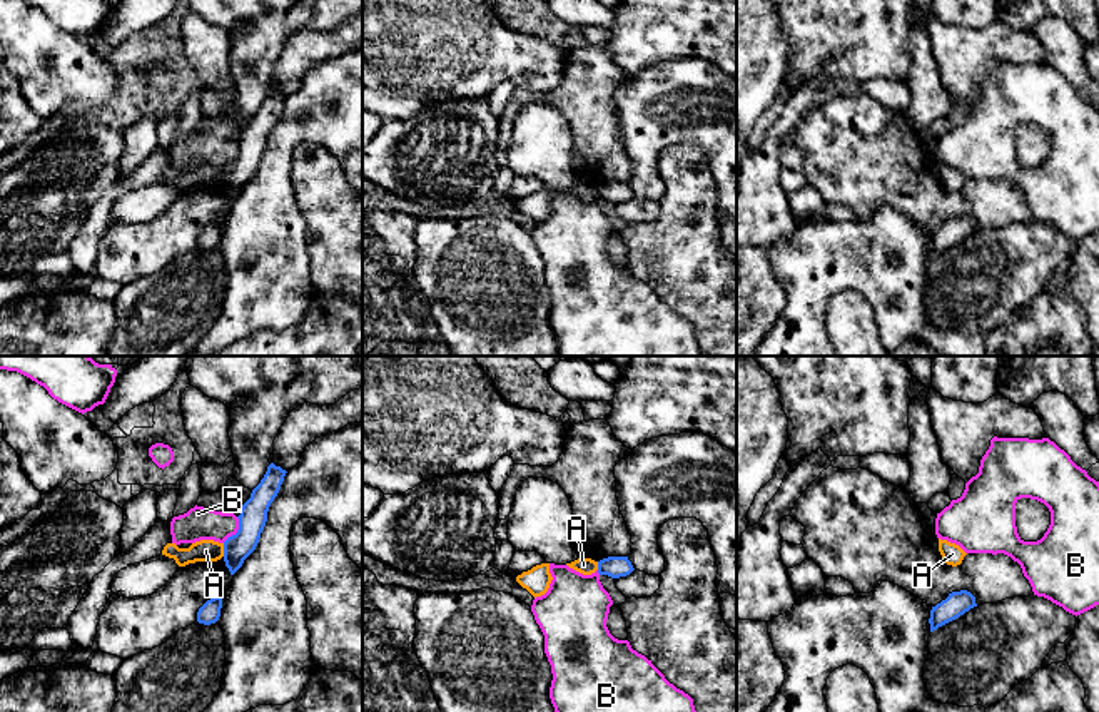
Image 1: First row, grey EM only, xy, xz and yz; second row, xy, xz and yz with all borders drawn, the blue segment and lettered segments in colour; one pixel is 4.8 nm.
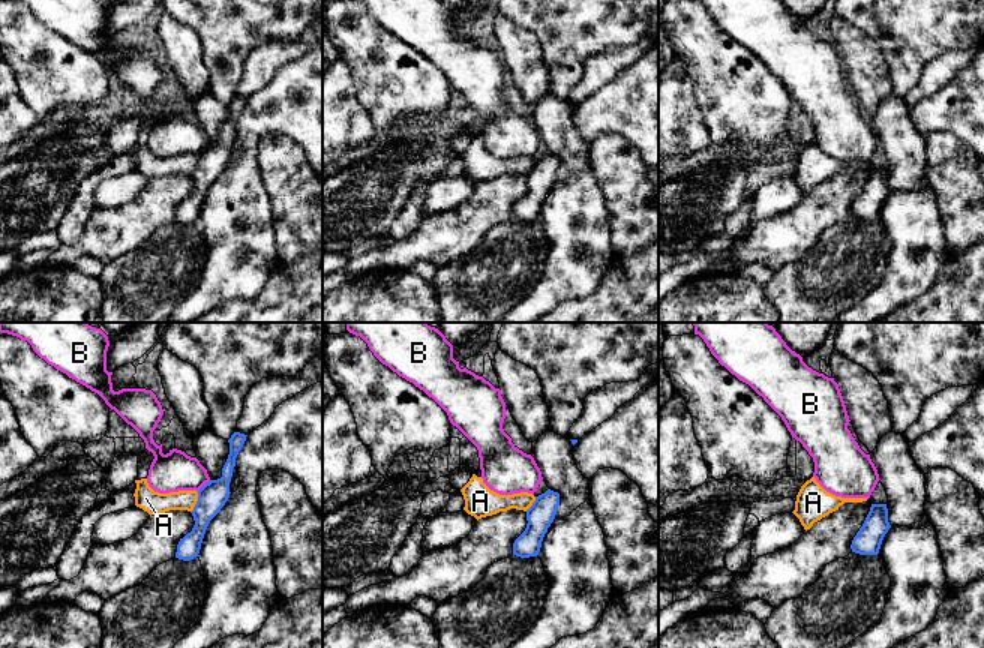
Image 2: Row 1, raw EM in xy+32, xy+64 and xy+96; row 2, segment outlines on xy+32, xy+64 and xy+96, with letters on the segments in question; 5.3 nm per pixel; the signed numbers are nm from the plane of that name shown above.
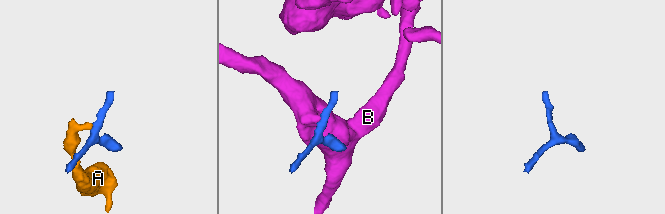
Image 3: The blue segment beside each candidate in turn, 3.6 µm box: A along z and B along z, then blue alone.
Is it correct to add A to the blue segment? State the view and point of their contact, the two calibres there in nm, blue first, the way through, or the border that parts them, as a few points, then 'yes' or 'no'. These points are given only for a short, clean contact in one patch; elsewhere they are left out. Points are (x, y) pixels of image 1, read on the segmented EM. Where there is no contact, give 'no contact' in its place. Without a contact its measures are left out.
meets blue in xy at (224, 550); 130 nm thick on the blue side, 110 nm on the other; border along xy (222, 544), (224, 555); no

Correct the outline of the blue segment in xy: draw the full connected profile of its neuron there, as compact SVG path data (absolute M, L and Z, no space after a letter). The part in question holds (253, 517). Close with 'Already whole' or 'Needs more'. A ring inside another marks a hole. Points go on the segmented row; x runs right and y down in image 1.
M271 463L261 483L252 490L251 498L242 505L239 530L224 542L224 562L234 575L244 560L256 550L267 521L267 511L277 496L286 470Z. Already whole

